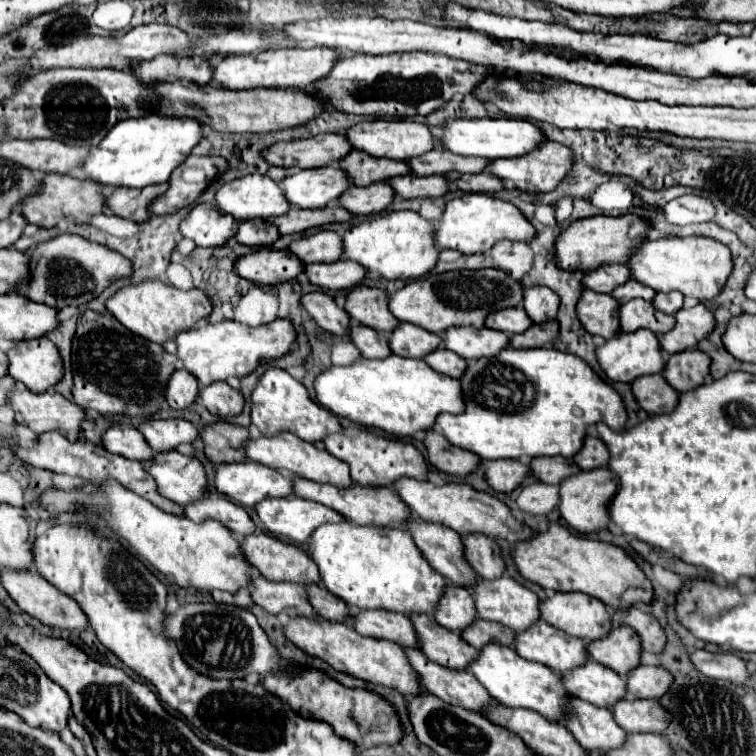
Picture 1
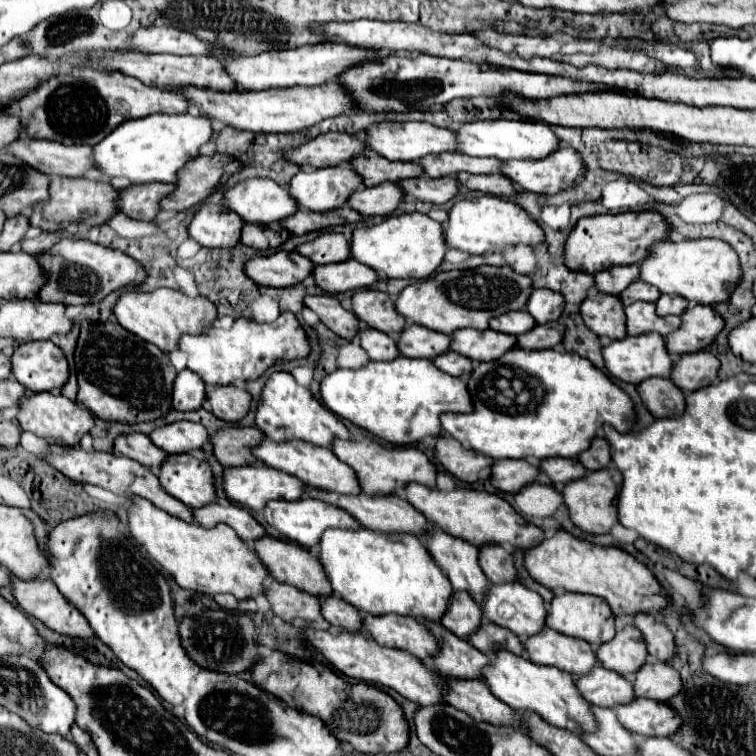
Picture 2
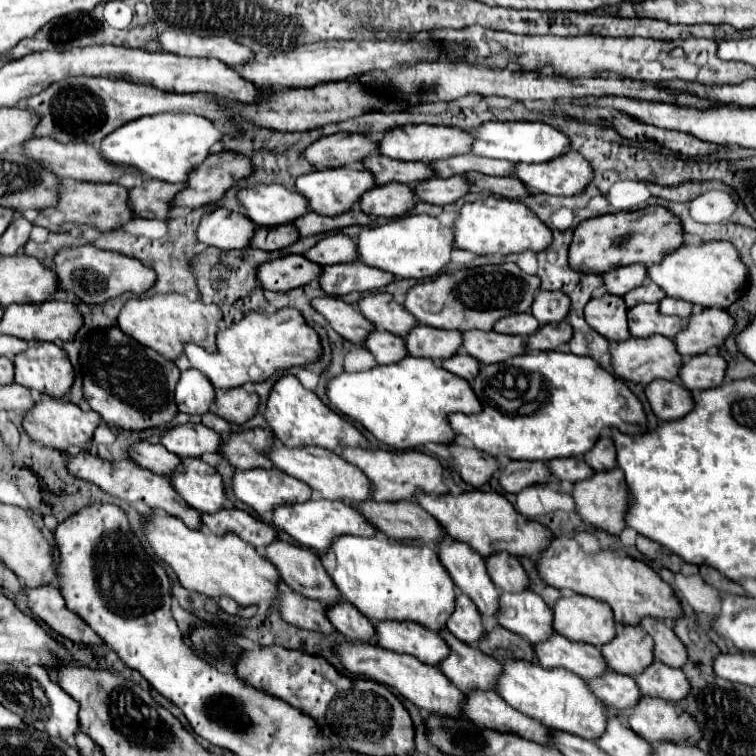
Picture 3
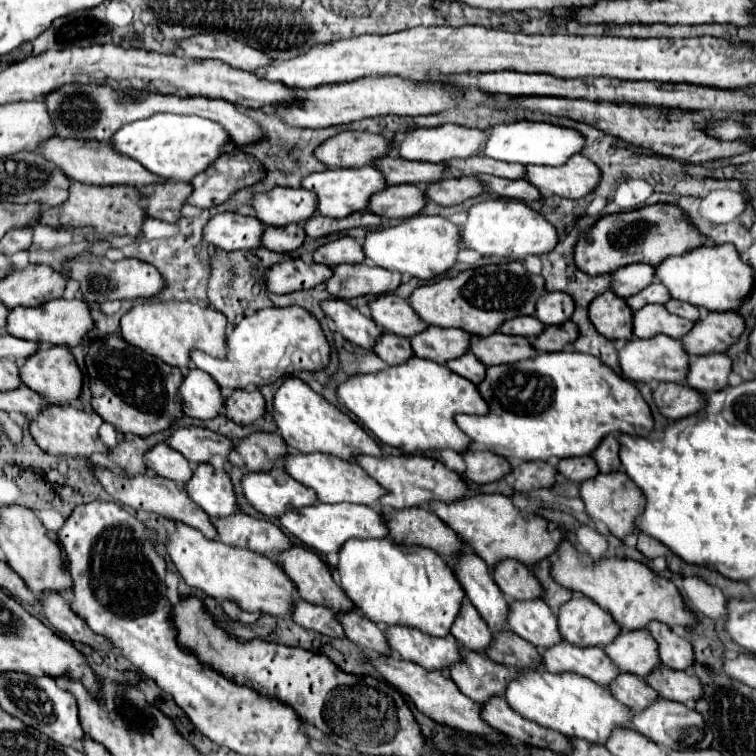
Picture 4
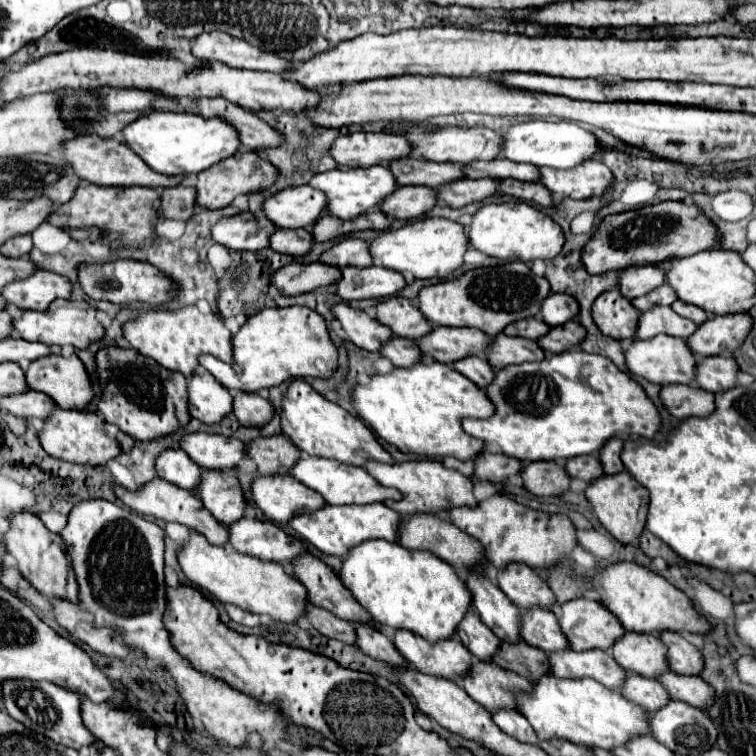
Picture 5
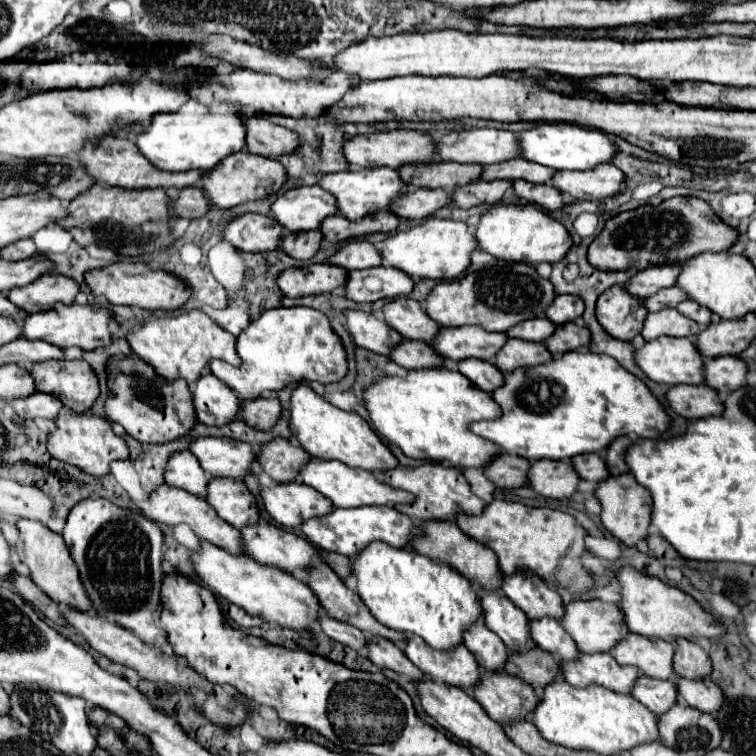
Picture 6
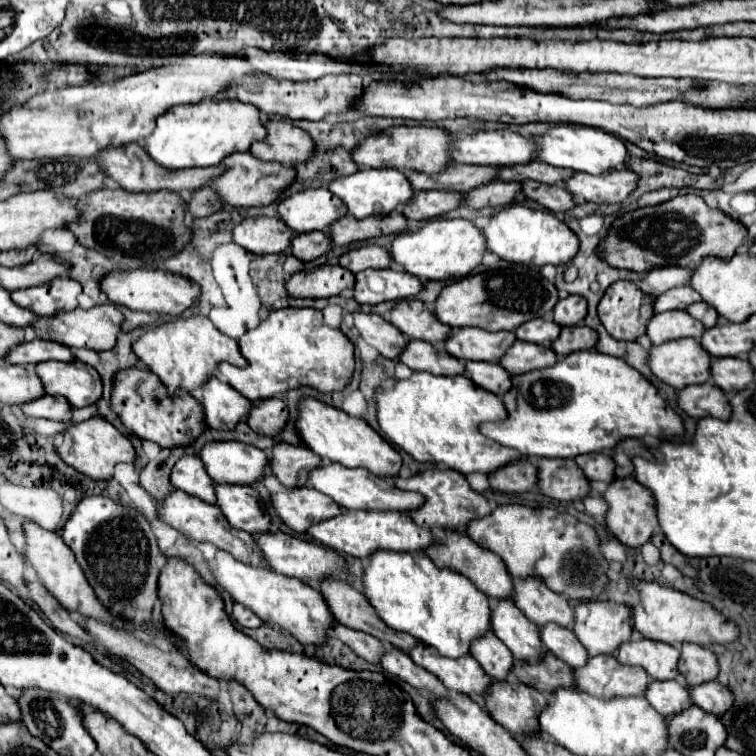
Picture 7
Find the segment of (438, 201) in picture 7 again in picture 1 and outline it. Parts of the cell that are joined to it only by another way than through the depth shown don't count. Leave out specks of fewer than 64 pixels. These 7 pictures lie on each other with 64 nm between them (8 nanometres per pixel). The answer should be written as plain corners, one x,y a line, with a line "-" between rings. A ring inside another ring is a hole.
378,182
366,188
350,186
348,192
340,196
340,204
356,216
370,216
384,212
394,200
394,190
388,182

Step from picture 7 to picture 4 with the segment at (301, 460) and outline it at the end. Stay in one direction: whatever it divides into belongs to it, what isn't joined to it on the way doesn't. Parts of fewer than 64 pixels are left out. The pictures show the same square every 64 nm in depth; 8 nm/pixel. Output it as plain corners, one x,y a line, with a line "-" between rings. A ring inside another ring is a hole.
254,432
236,444
236,452
244,458
246,470
266,472
284,462
288,446
284,446
278,432

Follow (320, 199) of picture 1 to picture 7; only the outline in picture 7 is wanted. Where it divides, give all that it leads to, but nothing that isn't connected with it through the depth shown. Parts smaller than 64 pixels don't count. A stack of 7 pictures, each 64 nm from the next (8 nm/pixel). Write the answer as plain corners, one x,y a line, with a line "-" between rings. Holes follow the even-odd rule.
358,170
352,176
342,176
330,182
330,192
340,196
344,204
348,206
348,212
356,218
368,218
368,216
386,216
388,212
396,210
398,206
406,204
416,192
412,184
408,184
408,178
400,170

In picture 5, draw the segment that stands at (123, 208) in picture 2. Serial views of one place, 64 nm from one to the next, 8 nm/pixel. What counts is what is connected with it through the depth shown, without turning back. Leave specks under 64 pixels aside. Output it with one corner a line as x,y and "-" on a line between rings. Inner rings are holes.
176,186
162,190
162,218
172,220
190,220
196,210
196,188
194,186

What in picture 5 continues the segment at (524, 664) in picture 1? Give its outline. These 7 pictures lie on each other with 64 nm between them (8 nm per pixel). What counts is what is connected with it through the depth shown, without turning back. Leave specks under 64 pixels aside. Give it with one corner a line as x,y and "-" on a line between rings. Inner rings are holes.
542,676
530,694
516,692
520,714
528,718
532,728
540,736
560,736
572,740
572,744
612,750
628,740
640,738
648,732
648,712
638,704
624,700
618,690
604,688
600,682
584,680
564,680
556,676

